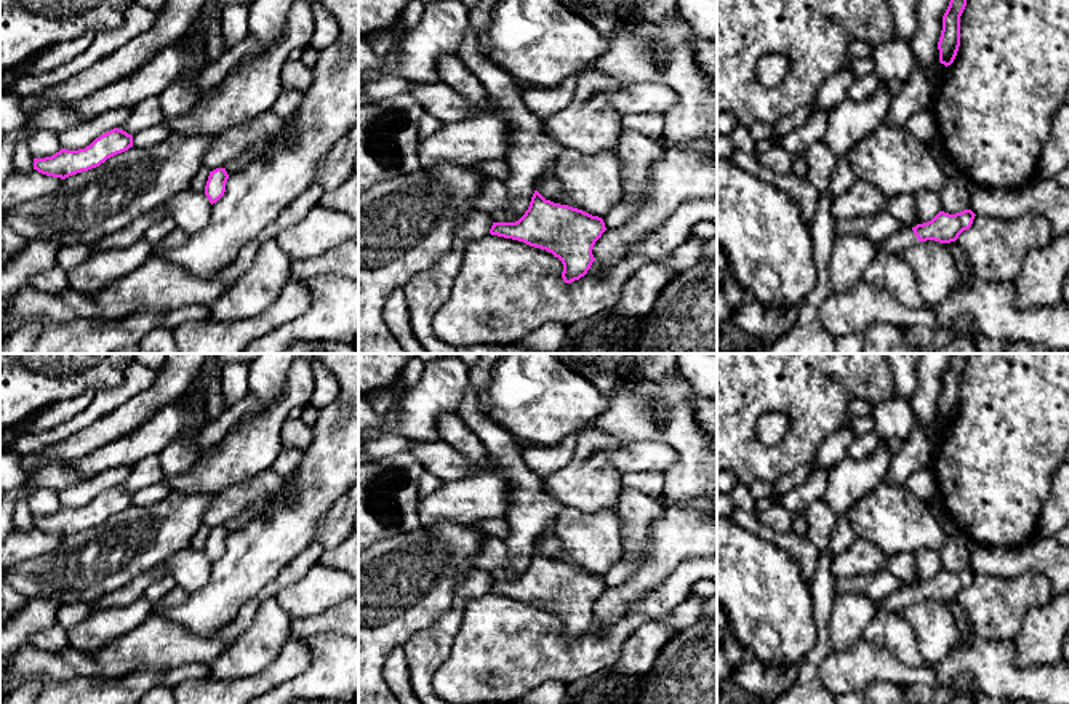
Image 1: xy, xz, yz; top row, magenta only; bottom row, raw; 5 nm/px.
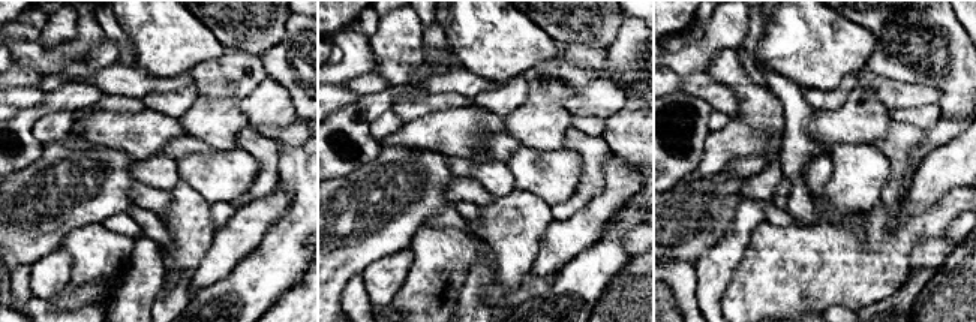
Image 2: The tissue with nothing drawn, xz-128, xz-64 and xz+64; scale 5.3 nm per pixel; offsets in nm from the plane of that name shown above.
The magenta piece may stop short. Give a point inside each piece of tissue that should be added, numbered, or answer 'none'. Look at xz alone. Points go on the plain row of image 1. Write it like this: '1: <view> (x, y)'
none

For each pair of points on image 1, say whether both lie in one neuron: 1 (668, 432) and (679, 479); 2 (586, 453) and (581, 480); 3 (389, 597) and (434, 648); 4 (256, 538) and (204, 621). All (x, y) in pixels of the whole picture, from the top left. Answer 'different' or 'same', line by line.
1: same
2: same
3: different
4: same

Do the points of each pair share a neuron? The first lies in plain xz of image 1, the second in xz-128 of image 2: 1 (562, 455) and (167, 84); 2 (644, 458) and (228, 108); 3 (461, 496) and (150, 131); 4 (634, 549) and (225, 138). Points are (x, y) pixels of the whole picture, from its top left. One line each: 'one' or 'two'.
1: two
2: two
3: one
4: two

